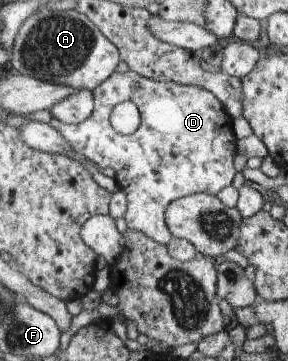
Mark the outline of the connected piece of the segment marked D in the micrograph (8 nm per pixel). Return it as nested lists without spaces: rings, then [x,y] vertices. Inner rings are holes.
[[[132,69],[114,73],[93,93],[95,109],[88,120],[77,125],[67,125],[53,117],[52,126],[62,133],[76,153],[82,154],[97,167],[110,167],[116,172],[114,179],[127,196],[124,218],[128,228],[143,232],[150,238],[168,245],[174,237],[167,223],[167,208],[170,203],[198,193],[216,196],[220,190],[228,188],[234,182],[241,161],[237,152],[238,140],[234,130],[231,130],[233,116],[210,89],[200,85],[179,85],[152,80]],[[126,101],[136,104],[142,117],[138,130],[129,135],[117,131],[111,121],[113,110]]]

